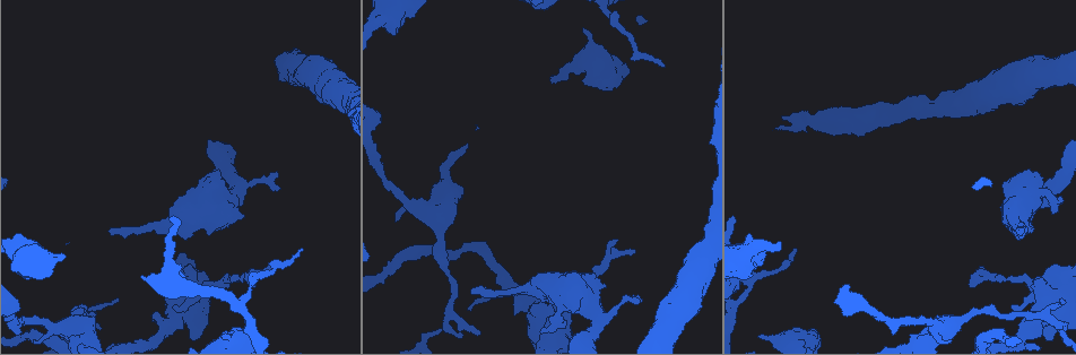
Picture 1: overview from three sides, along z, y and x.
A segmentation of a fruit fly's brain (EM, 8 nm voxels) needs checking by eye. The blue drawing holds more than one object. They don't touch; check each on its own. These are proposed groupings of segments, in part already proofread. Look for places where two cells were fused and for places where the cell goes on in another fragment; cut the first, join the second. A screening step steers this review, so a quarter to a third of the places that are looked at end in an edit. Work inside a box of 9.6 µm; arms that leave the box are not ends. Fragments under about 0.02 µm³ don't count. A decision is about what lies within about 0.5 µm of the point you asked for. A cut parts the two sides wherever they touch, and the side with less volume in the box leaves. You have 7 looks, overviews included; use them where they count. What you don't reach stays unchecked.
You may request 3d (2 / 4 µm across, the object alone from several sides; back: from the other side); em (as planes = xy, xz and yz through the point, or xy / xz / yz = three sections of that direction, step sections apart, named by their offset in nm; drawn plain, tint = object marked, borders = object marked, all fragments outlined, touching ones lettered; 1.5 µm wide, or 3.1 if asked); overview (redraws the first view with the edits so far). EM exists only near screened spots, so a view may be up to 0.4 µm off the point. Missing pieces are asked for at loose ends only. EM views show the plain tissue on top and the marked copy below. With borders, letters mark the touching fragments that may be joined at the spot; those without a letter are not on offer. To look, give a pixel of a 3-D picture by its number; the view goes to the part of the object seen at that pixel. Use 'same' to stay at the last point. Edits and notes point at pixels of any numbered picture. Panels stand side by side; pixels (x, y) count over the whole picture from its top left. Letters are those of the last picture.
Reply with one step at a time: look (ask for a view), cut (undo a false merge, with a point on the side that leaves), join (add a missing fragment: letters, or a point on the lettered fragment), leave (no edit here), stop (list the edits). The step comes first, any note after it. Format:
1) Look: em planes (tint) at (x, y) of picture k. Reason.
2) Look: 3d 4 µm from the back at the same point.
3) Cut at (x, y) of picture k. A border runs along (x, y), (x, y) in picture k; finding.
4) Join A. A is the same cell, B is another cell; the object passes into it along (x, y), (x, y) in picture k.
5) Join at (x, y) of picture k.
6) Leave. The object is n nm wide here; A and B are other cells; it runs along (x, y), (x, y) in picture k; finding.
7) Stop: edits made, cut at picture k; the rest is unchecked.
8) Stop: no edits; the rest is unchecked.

Look: 3d 2 µm at (1023, 231) of picture 1. Free end.

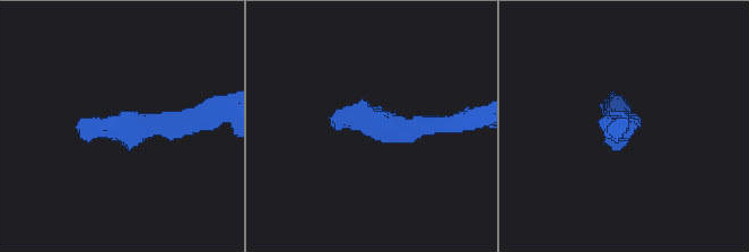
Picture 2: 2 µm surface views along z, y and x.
Look: em xz step 8 (borders) at (83, 132) of picture 2.

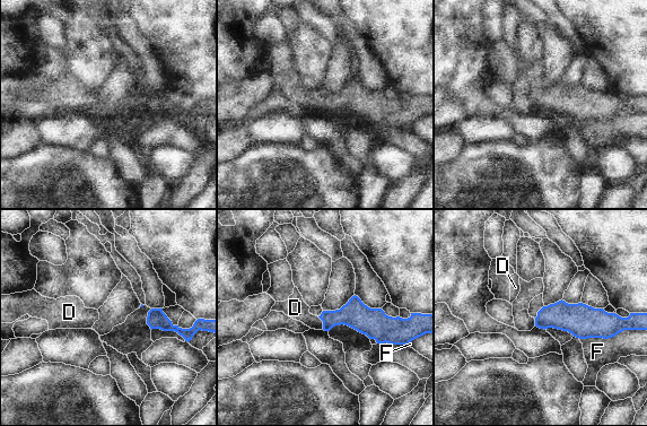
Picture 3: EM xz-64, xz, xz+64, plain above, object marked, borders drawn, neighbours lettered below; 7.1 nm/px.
Join D. The longest contact is with F, 300 nm; D is the same cell, F is another cell; the cell continues.

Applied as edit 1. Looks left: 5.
Look: overview.

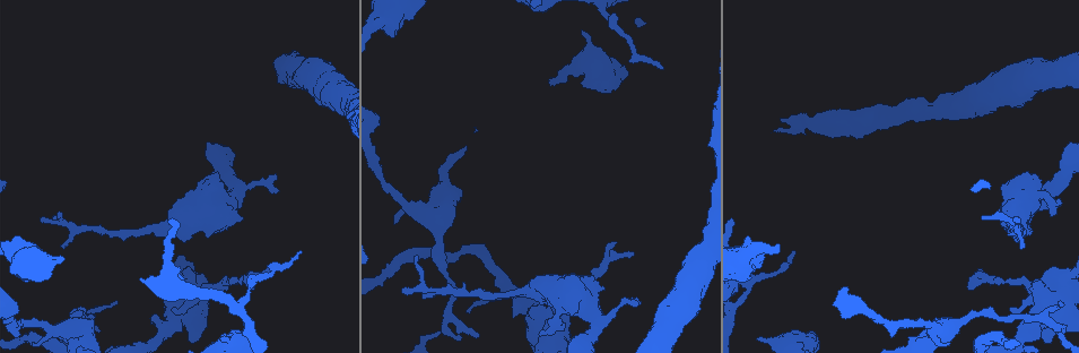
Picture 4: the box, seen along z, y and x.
Look: em yz step 4 (tint) at (208, 288) of picture 4. Thick turns thin.

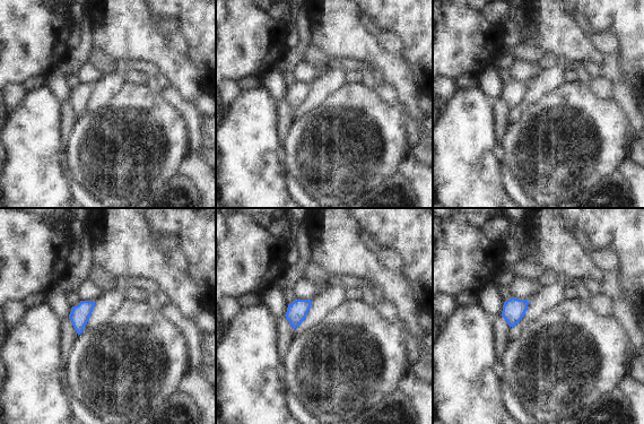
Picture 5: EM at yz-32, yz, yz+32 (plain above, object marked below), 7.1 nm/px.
Look: em planes (tint) at the same point. Cut it another way.

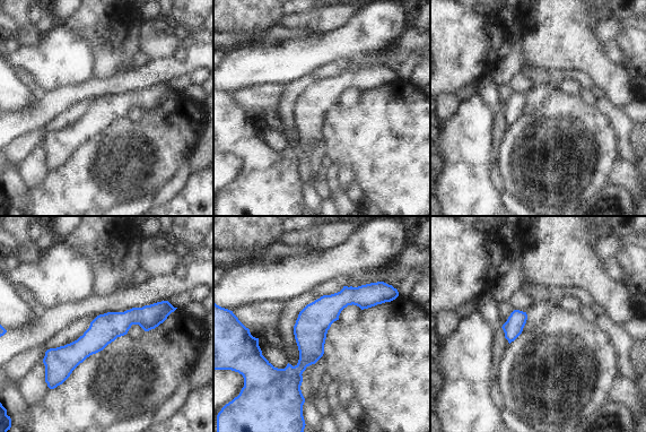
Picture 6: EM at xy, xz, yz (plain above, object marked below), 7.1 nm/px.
Look: em planes (borders) at the same point. What lies round it.

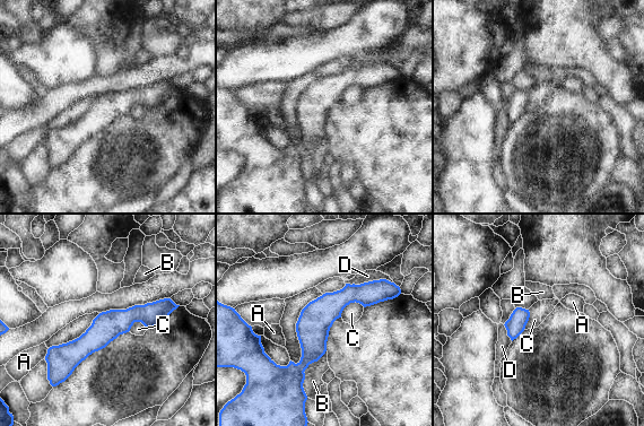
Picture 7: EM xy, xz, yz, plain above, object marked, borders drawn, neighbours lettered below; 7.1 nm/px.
Leave. A, B, C and D are other cells; it runs along (382, 287), (346, 295), (296, 370), (272, 365) in picture 7; all the same cell.

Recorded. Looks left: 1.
Look: em planes (borders) at (461, 337) of picture 4. Branch stops here.

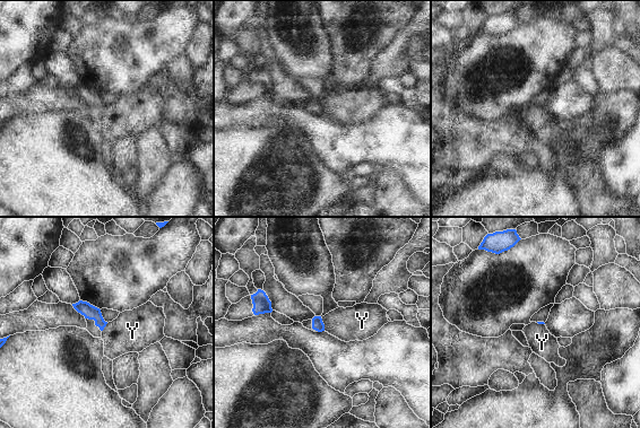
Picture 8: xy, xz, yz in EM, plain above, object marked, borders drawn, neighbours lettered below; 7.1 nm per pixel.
Leave. The longest contact is with Y, 100 nm; Y is another cell; a border runs along (320, 317), (325, 330) in picture 8; no lettered fragment goes on from it.

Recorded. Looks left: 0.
Stop: edits made, join at picture 3; the rest is unchecked.

